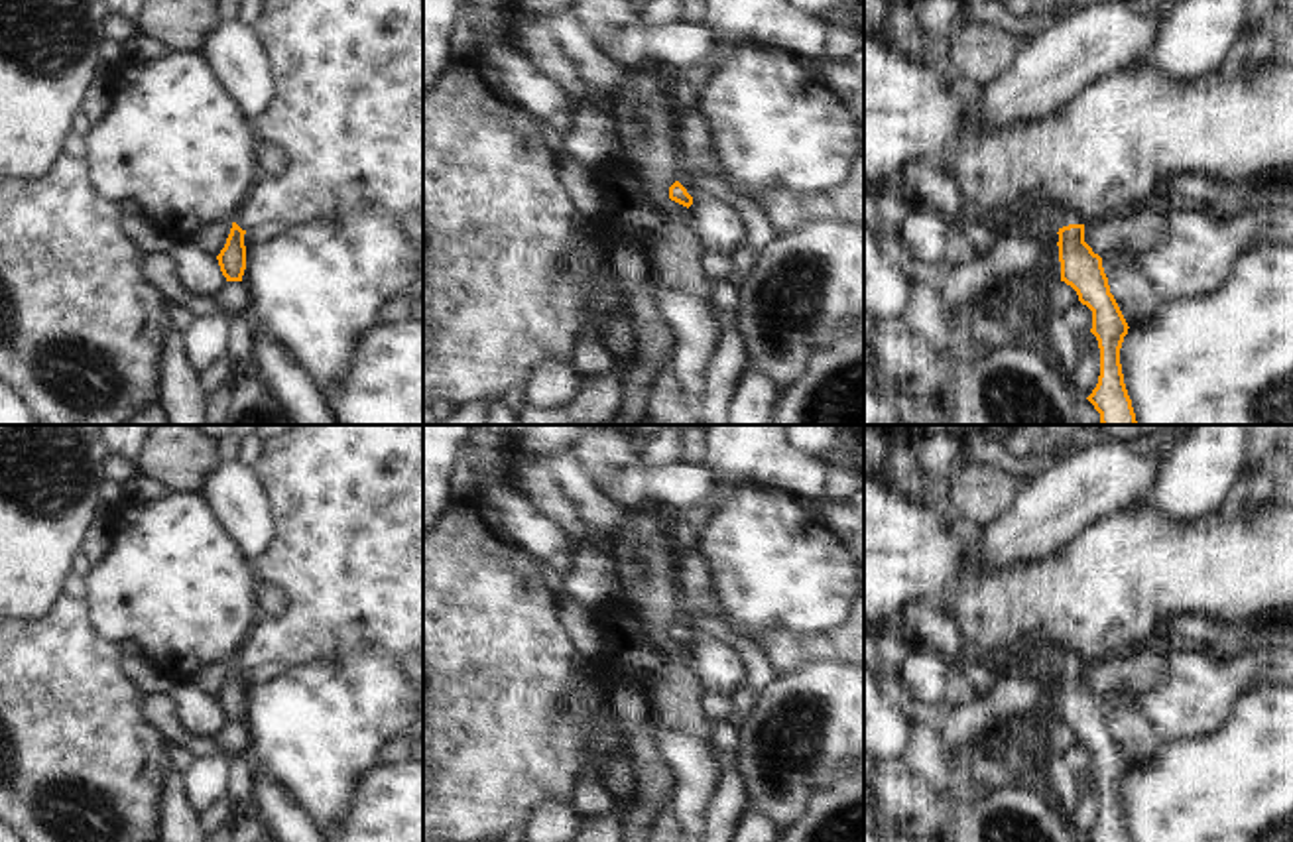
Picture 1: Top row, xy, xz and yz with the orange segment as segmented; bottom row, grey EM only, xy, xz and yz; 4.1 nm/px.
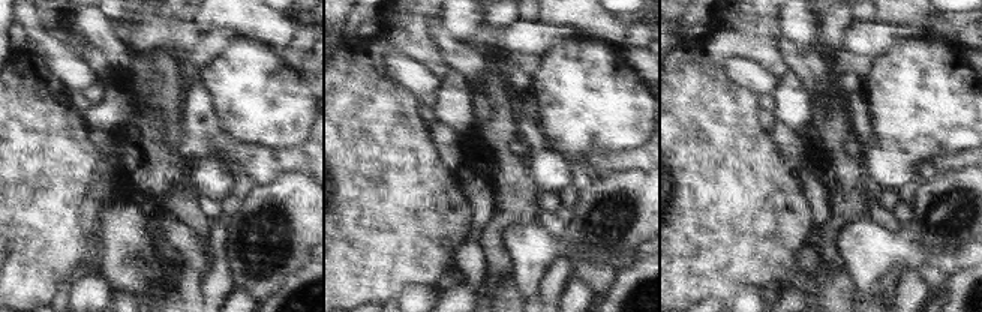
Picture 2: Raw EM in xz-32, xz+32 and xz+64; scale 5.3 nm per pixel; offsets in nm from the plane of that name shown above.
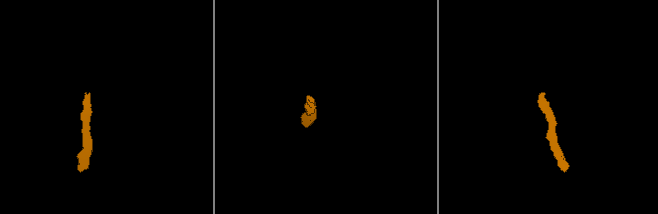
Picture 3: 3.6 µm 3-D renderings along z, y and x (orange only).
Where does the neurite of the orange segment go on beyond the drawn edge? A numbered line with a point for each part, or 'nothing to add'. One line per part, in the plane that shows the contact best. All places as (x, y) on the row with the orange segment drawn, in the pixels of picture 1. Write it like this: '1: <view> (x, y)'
1: yz (1024, 223)

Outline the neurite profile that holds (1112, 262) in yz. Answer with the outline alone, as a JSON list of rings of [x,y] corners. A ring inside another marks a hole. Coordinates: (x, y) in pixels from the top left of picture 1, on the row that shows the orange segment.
[[[1108,250],[1102,258],[1102,268],[1106,275],[1114,275],[1118,271],[1136,270],[1134,264],[1139,254],[1134,252],[1116,252]]]

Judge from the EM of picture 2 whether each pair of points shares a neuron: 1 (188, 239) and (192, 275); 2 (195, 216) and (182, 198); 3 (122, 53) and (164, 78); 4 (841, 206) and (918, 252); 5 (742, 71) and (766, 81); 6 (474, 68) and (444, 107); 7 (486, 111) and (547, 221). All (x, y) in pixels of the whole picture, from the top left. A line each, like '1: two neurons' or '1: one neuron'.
1: one neuron
2: one neuron
3: two neurons
4: two neurons
5: one neuron
6: two neurons
7: two neurons

